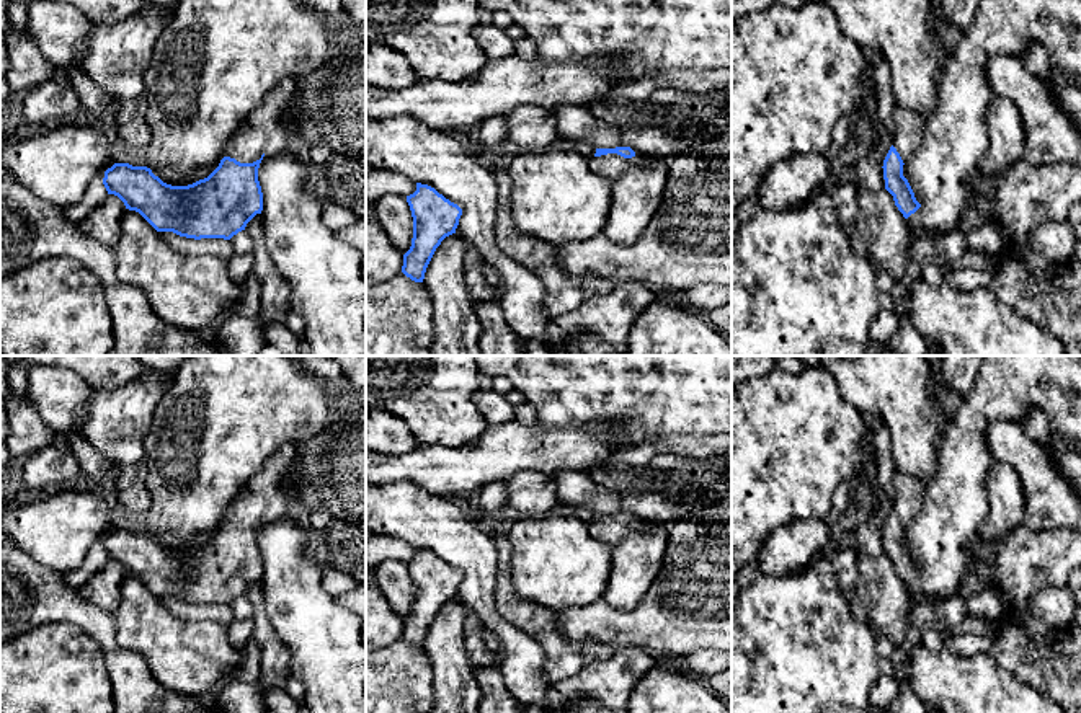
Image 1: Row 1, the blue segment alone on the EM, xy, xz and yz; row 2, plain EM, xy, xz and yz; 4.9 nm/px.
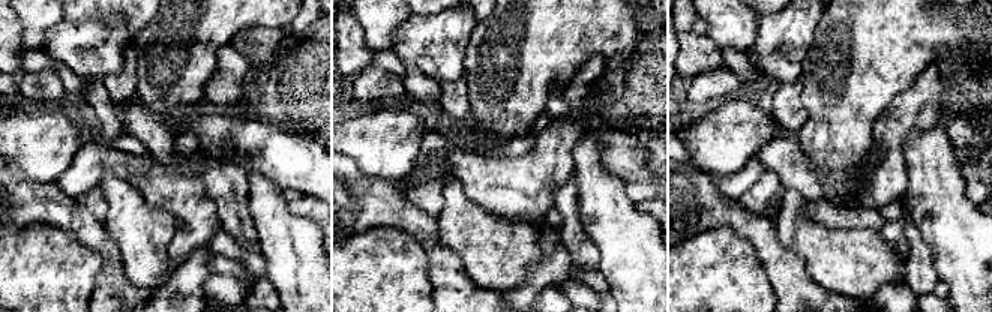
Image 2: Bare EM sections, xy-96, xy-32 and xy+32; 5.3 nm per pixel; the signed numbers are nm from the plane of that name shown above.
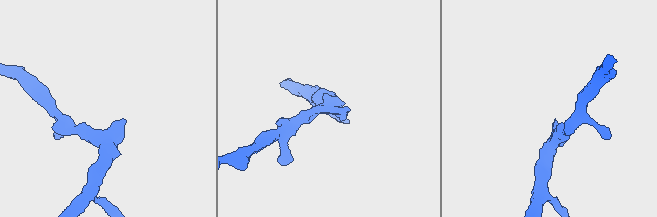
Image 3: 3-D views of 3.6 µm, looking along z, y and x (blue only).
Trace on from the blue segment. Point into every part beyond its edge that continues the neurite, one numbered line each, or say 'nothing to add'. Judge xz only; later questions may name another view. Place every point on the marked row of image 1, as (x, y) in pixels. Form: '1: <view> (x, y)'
1: xz (611, 165)

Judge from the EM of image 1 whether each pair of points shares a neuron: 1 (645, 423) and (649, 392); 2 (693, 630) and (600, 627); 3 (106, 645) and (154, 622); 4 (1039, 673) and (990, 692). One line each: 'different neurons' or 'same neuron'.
1: same neuron
2: same neuron
3: different neurons
4: different neurons

